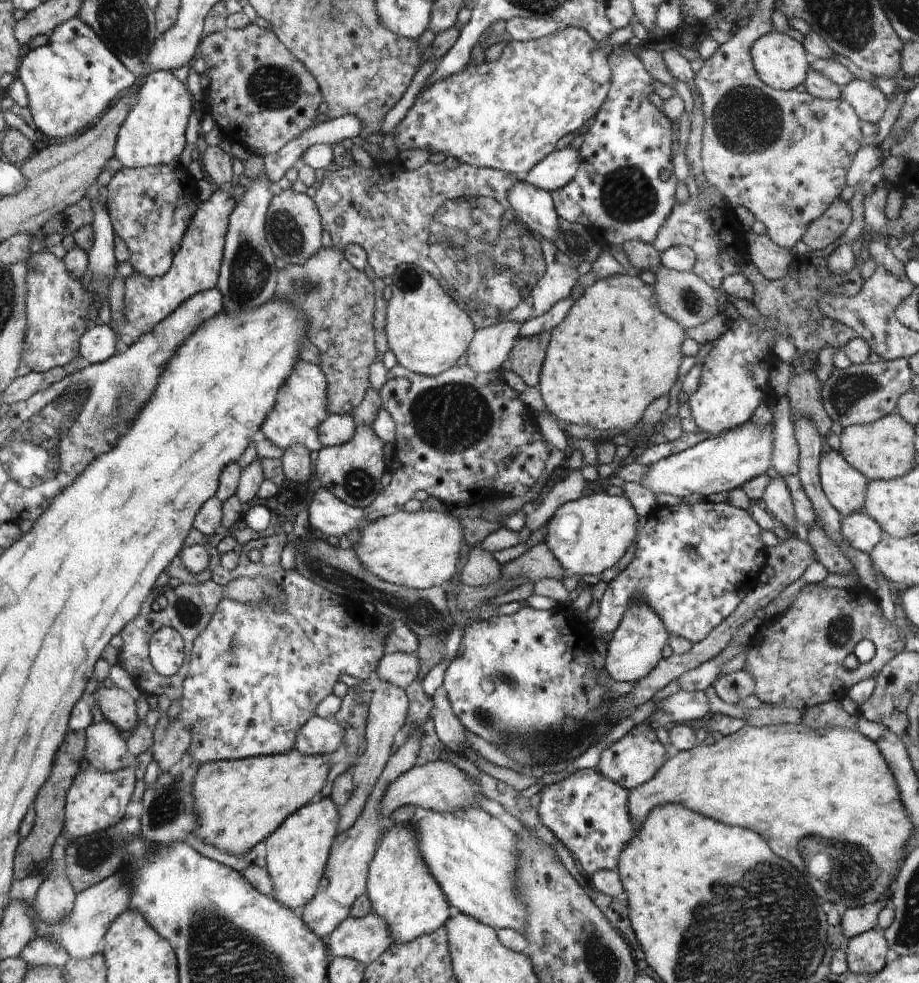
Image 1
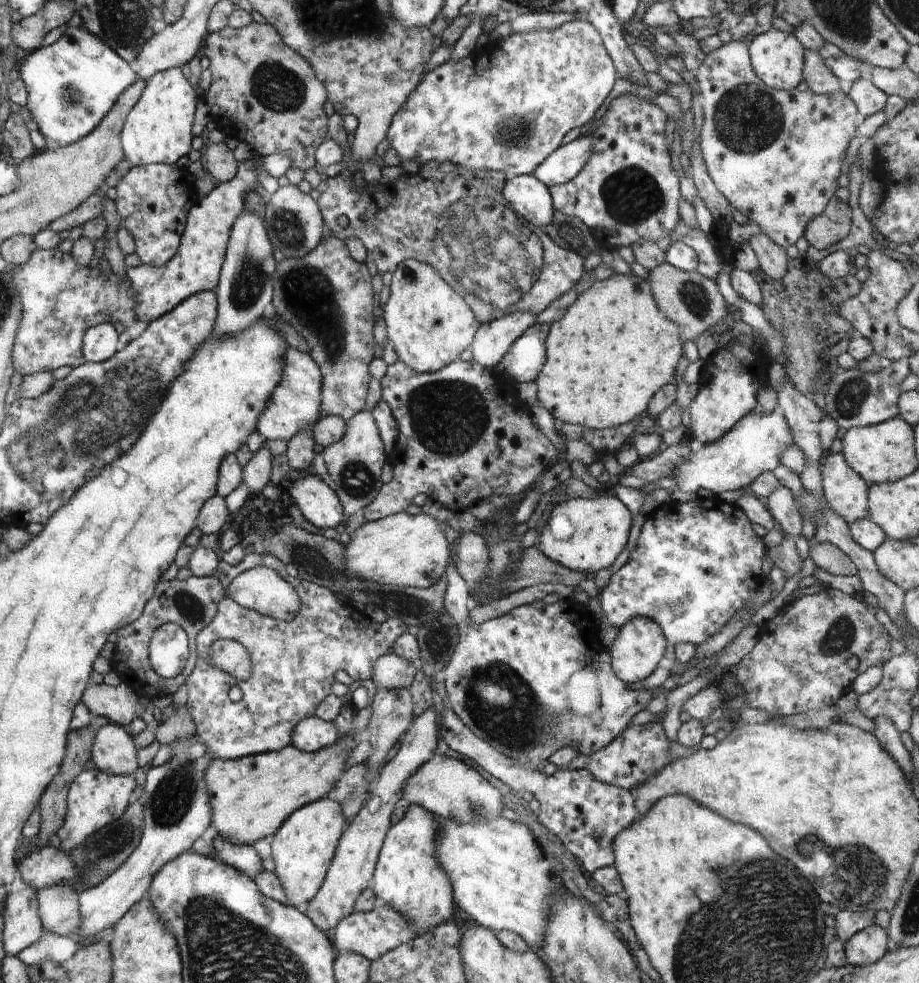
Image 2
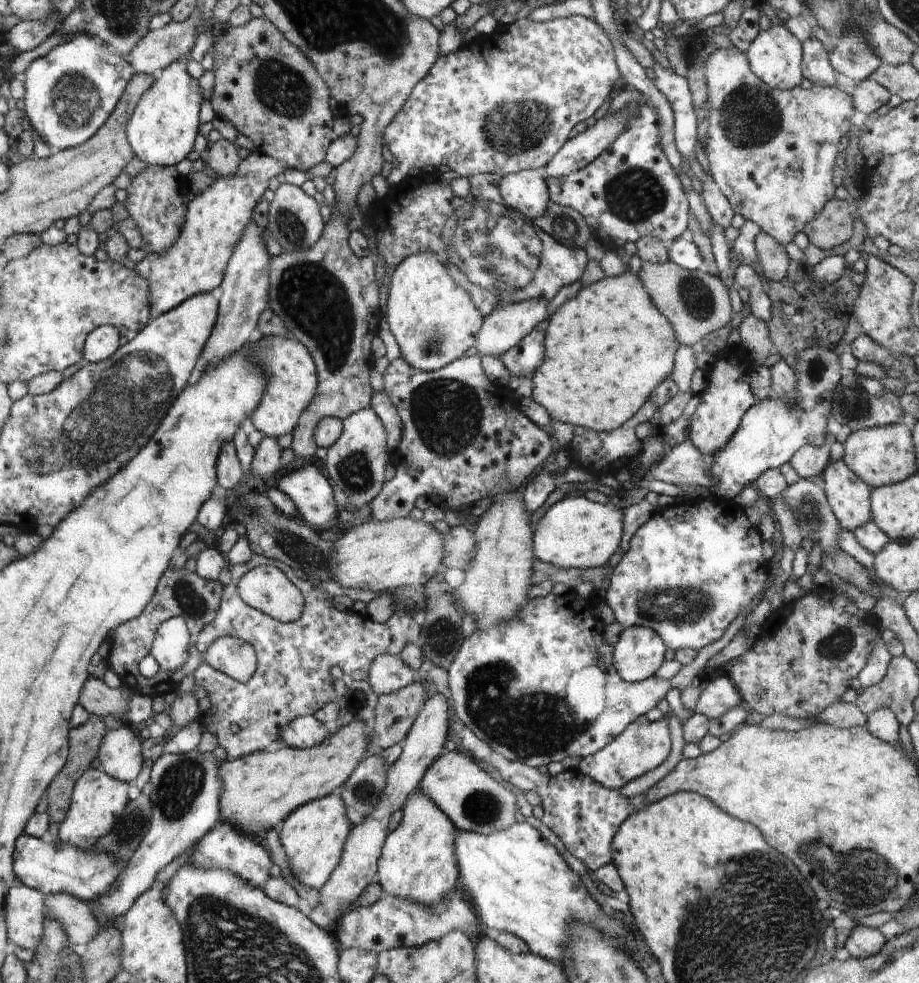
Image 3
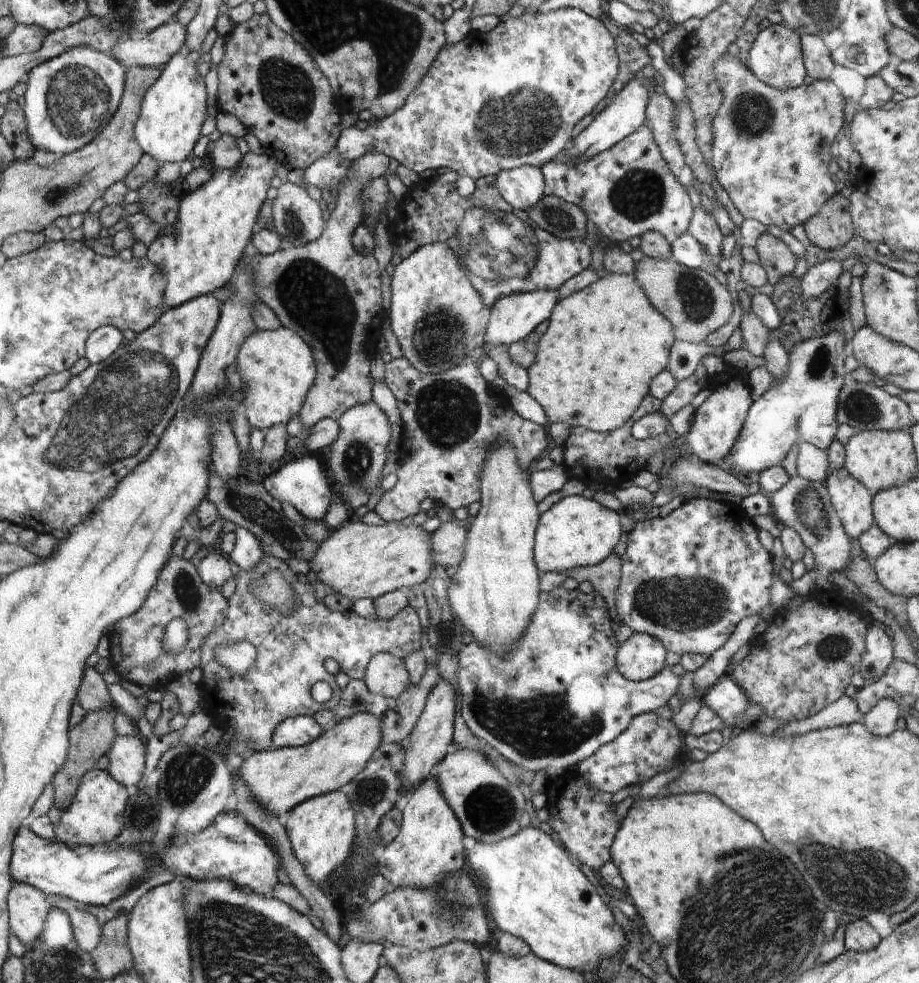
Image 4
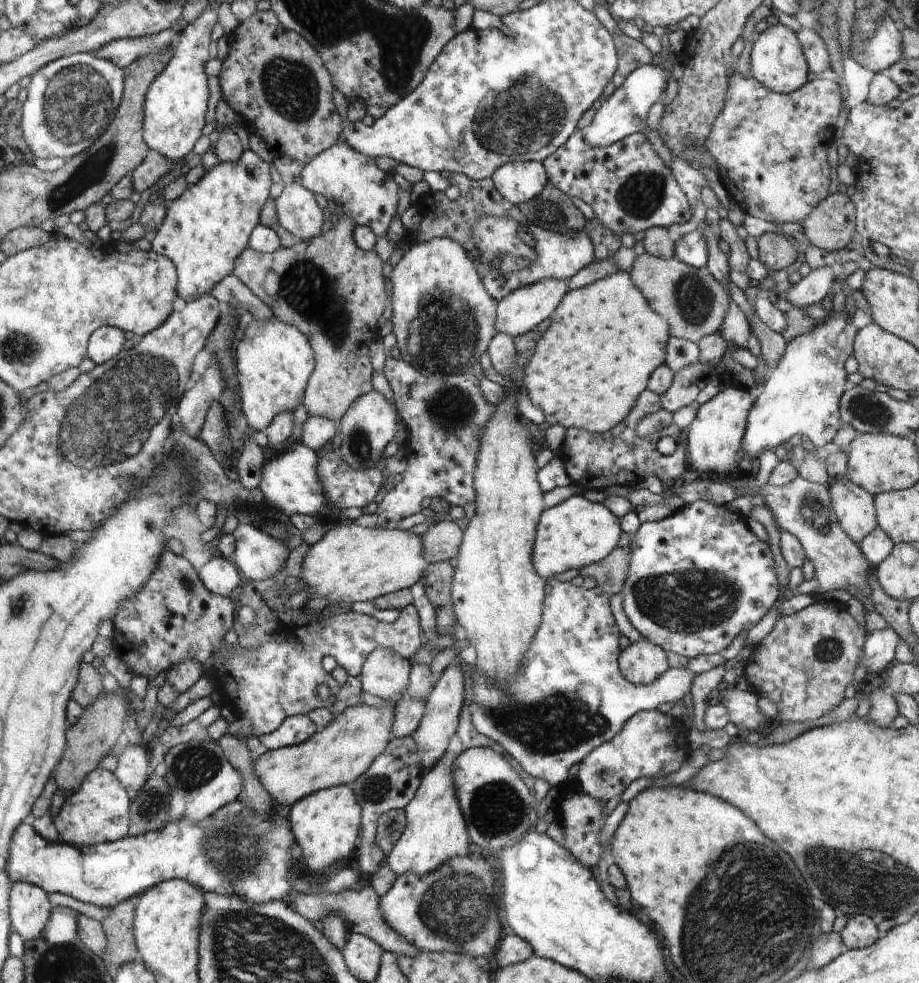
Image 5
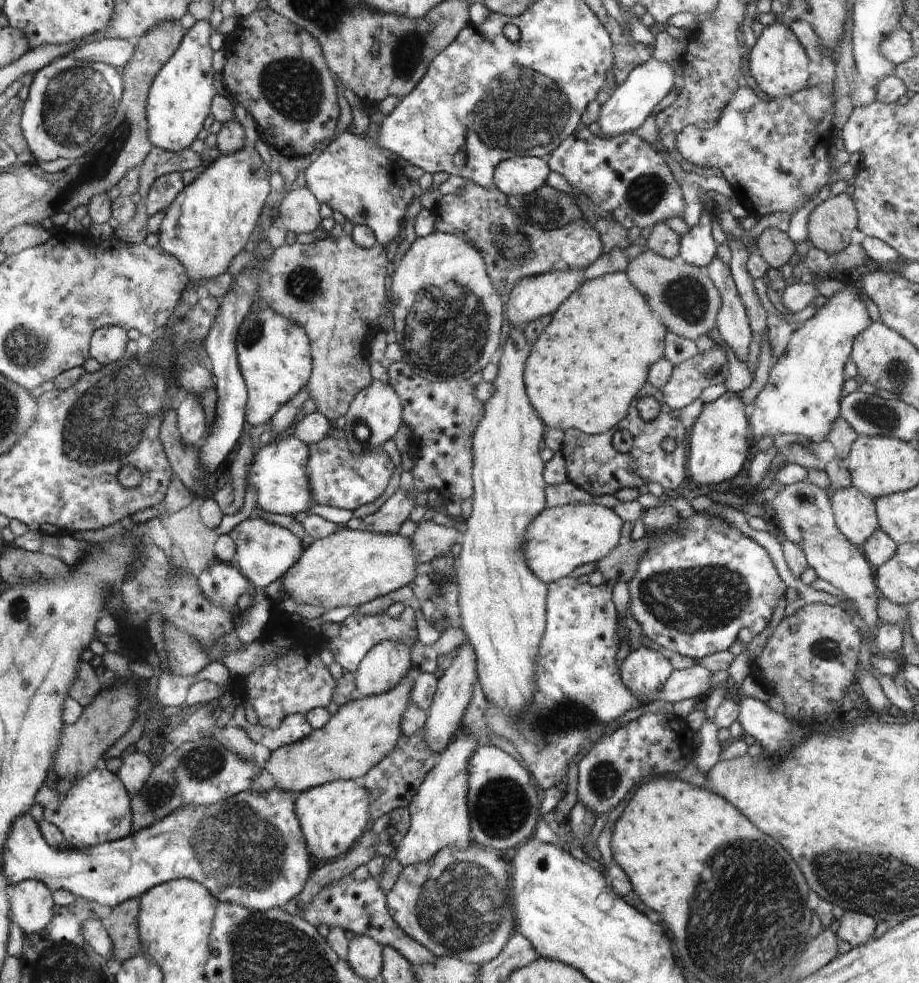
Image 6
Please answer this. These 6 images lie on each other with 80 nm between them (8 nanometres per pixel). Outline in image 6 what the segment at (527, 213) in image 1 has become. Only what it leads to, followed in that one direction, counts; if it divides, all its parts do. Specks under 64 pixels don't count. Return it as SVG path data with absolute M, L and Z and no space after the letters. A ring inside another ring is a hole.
M519 156L502 162L495 169L494 184L507 197L526 196L547 184L550 174L546 159Z

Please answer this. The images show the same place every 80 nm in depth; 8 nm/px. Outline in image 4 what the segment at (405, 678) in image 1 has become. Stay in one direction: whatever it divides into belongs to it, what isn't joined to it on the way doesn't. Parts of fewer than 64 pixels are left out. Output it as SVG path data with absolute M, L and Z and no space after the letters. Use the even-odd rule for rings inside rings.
M378 653L371 658L363 678L367 689L374 695L395 699L410 684L405 662L390 653Z

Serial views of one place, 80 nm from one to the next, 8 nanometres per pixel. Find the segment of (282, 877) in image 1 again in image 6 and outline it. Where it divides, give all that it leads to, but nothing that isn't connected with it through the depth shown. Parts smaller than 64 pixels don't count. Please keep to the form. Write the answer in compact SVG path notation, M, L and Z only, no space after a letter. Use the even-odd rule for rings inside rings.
M338 779L311 789L303 790L295 805L297 817L304 830L304 836L312 853L324 863L348 852L363 836L368 824L368 806L371 806L371 792L362 786L360 780Z

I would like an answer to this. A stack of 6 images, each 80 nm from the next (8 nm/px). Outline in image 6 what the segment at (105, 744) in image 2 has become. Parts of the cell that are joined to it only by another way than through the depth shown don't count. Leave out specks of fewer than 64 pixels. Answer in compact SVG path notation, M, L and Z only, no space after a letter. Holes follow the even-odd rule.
M134 749L124 752L122 766L117 773L123 779L124 786L127 786L127 789L134 794L149 780L152 769L153 766L148 755Z

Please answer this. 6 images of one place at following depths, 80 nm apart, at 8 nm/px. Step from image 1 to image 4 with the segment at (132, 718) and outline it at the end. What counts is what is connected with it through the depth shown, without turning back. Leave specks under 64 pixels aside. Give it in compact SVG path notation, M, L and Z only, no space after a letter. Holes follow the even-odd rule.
M88 667L84 671L83 682L79 686L76 700L86 713L106 708L110 704L110 694L106 690L106 684L94 667Z

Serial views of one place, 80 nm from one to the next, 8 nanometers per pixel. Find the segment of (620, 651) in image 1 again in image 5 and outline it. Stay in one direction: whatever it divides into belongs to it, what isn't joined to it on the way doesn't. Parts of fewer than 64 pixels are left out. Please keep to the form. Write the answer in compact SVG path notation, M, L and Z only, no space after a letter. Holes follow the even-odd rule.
M650 639L632 643L619 658L620 670L629 683L649 685L668 670L666 652Z

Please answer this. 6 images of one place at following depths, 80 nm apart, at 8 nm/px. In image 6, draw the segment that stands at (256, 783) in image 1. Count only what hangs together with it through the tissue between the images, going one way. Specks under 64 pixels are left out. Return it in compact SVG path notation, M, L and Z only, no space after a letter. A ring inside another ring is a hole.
M412 665L408 674L403 676L400 684L386 692L367 697L356 696L353 701L343 704L336 711L336 714L331 715L329 721L322 728L316 729L302 741L283 745L280 749L273 750L272 755L265 762L264 770L273 776L275 786L285 791L294 791L300 794L303 790L311 789L313 786L320 786L338 779L362 780L384 757L388 757L393 752L397 742L404 735L401 723L405 711L411 704L413 687L413 682L408 676L414 674L416 669Z

